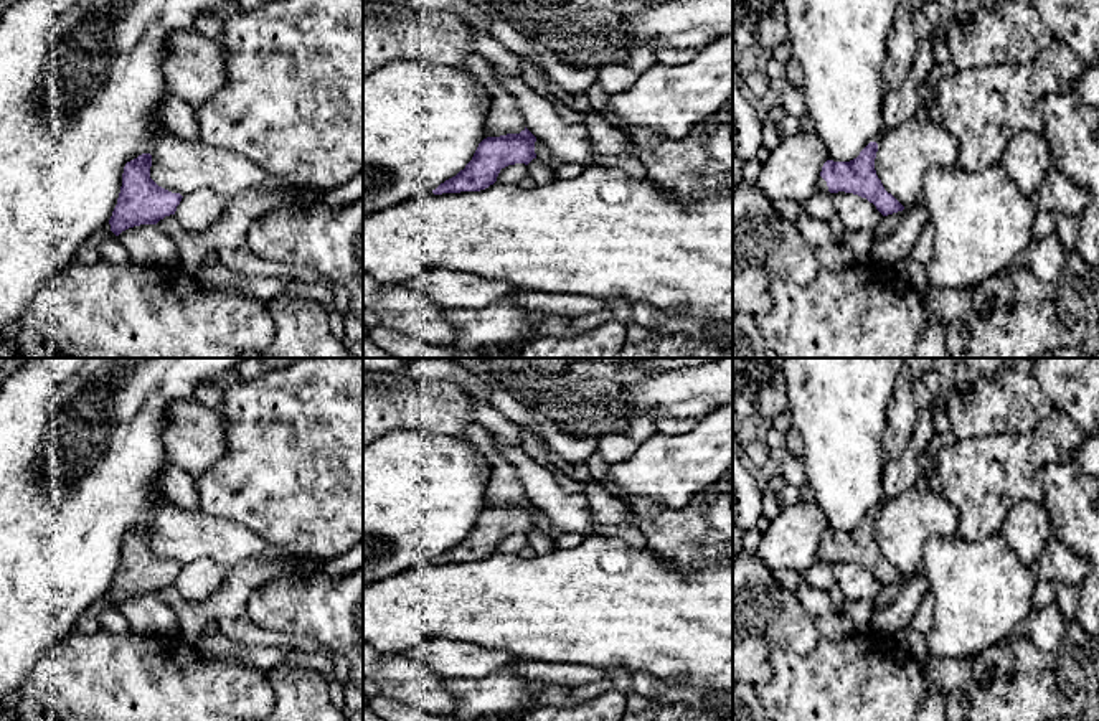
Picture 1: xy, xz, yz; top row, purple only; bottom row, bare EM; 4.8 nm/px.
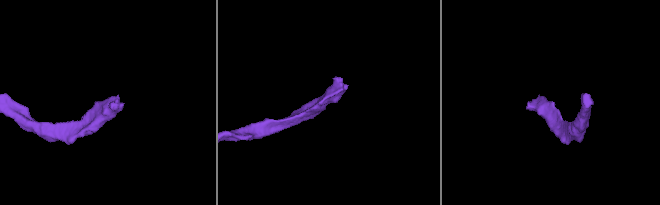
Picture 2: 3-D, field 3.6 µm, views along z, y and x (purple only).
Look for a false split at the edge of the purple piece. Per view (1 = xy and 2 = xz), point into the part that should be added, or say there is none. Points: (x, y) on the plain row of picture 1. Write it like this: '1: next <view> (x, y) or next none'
1: next none
2: next none

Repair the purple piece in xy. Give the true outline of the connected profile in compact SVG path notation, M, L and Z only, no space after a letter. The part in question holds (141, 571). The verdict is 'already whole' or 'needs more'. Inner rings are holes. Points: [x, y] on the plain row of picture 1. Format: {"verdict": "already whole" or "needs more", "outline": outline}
{"verdict": "already whole", "outline": "M150 523L125 533L117 574L109 589L116 606L129 597L157 594L165 586L175 584L183 566L158 556L150 548L150 536Z"}

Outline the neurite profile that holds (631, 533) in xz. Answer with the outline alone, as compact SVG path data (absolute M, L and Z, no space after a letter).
M596 523L594 535L620 540L630 548L642 549L647 544L645 535L637 525L601 525Z

